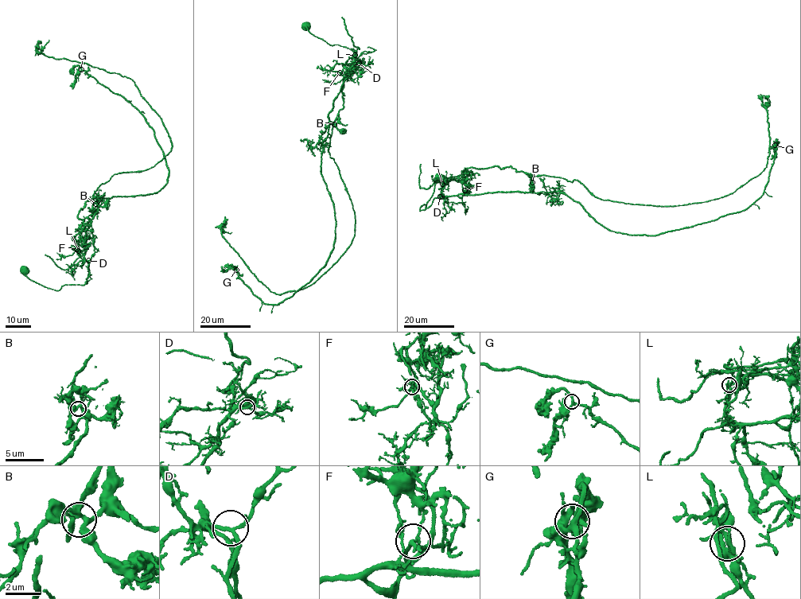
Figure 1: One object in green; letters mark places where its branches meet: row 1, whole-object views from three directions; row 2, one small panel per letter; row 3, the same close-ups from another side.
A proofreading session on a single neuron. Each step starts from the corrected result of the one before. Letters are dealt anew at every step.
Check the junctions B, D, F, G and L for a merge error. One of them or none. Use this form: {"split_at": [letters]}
{"split_at": ["L"]}

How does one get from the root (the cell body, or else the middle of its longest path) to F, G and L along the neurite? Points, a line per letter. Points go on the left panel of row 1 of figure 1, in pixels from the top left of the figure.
F: (25, 269), (30, 279), (56, 290), (64, 285), (83, 285), (89, 273), (89, 263), (85, 253), (76, 249)
G: (25, 269), (56, 290), (83, 285), (86, 231), (100, 200), (152, 194), (168, 182), (143, 115), (81, 69)
L: (25, 269), (30, 279), (56, 290), (64, 285), (83, 285), (89, 273), (89, 263), (83, 259), (78, 250)

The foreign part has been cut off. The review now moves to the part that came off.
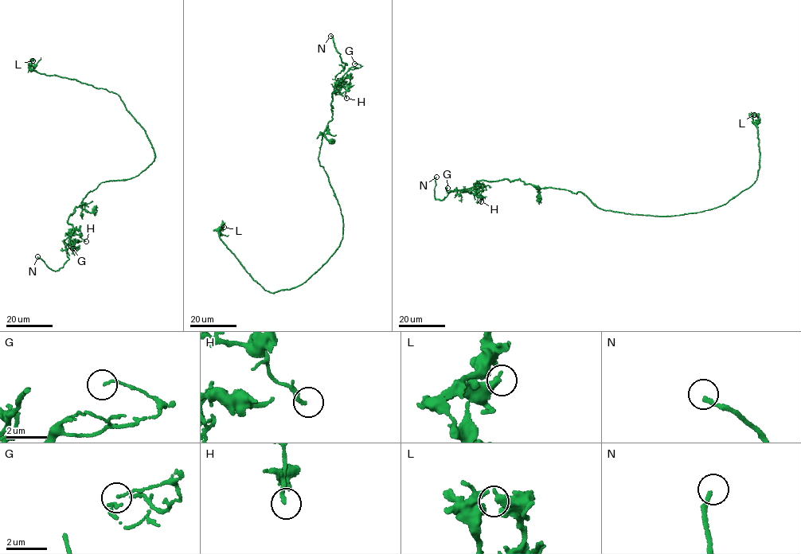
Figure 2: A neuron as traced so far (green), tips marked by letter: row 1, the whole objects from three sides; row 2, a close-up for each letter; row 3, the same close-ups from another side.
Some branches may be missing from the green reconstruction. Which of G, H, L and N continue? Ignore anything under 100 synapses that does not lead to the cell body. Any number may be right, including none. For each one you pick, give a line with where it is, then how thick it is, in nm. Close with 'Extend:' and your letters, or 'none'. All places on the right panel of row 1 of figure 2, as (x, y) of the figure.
N: place (436, 177); calibre 200 nm
Extend: N

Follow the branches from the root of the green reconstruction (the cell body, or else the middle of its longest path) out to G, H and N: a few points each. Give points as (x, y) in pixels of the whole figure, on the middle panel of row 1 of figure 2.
G: (342, 216), (318, 156), (332, 119), (332, 93), (345, 82), (340, 81), (345, 73), (361, 67), (354, 64)
H: (342, 216), (318, 156), (322, 134), (332, 119), (332, 93), (345, 81), (343, 86), (346, 98)
N: (342, 216), (318, 158), (322, 134), (332, 119), (332, 93), (345, 82), (335, 79), (347, 64), (330, 36)

